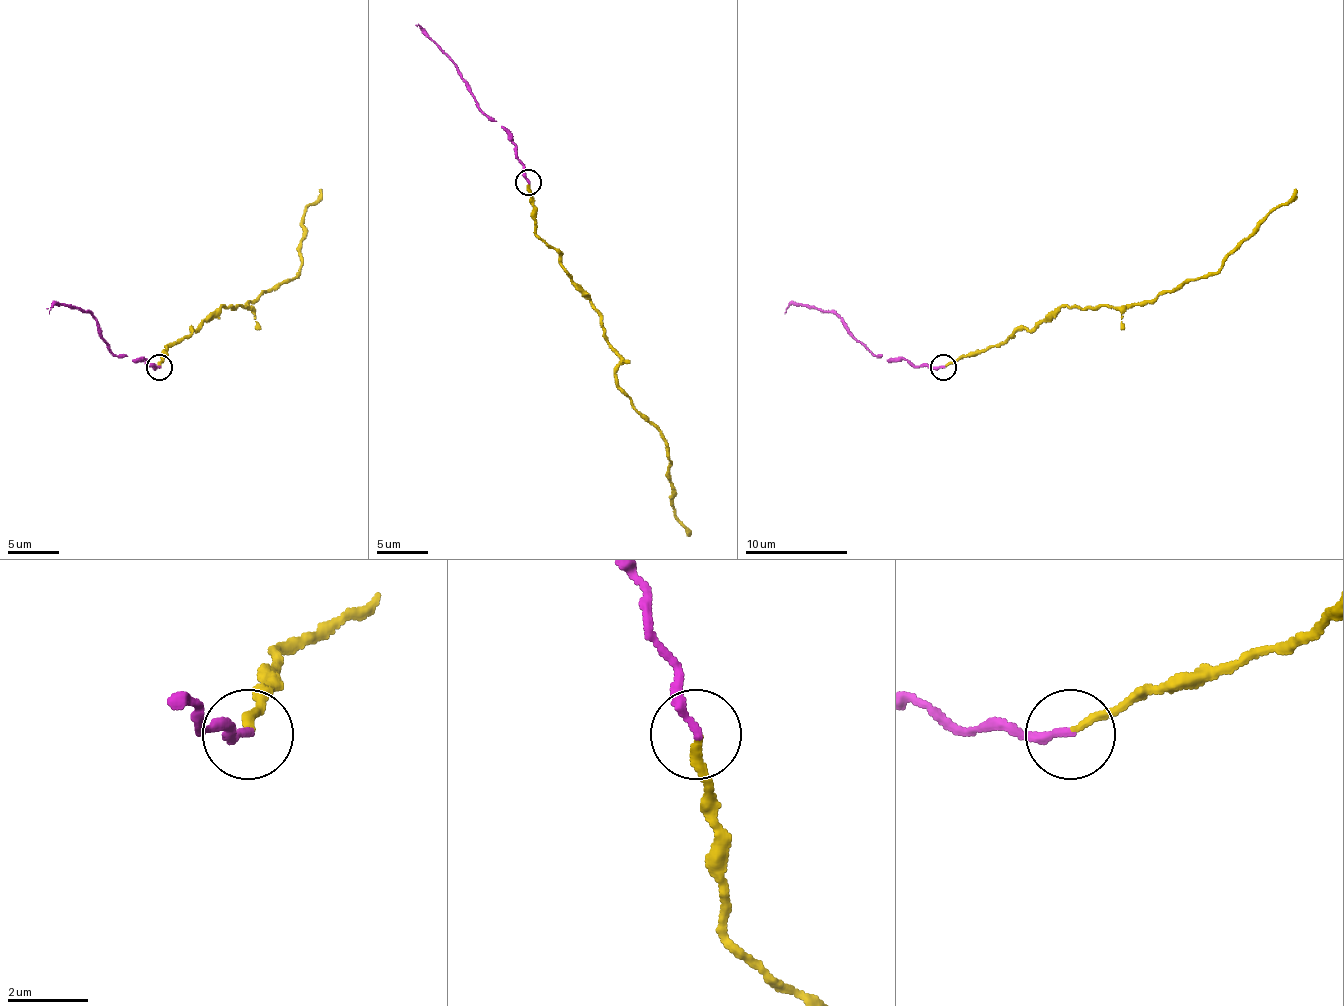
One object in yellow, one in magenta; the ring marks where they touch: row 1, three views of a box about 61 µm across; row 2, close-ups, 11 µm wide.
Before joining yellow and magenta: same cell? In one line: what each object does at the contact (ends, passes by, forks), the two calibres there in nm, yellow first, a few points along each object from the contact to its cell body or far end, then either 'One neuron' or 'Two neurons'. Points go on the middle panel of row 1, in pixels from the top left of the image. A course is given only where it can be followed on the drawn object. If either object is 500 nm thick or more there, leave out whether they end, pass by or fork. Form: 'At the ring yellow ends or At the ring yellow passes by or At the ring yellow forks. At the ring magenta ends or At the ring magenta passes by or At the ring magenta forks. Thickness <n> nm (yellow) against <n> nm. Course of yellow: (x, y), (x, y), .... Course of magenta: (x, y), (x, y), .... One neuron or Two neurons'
At the ring yellow ends. At the ring magenta ends. Thickness 220 nm (yellow) against 220 nm. Course of yellow: (527, 184), (535, 233), (589, 299), (620, 358), (617, 386), (661, 432), (671, 461), (671, 507), (691, 535). Course of magenta: (527, 182), (512, 136), (484, 112), (456, 69), (417, 23). One neuron

